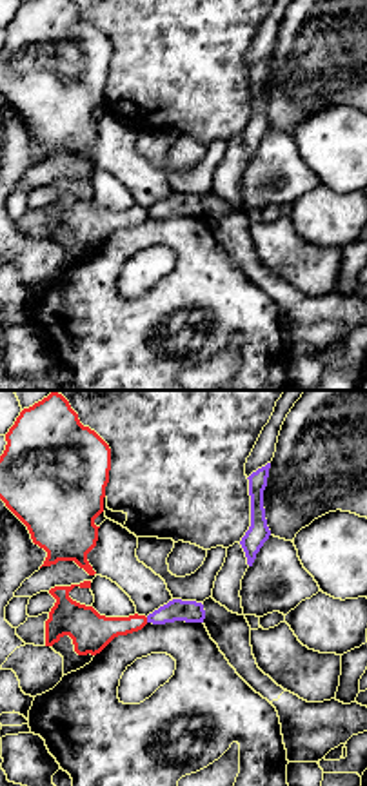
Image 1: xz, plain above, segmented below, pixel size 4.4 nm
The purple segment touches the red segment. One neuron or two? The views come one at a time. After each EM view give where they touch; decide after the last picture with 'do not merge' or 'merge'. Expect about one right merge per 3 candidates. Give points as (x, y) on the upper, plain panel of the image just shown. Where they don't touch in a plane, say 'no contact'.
contact (148, 213)

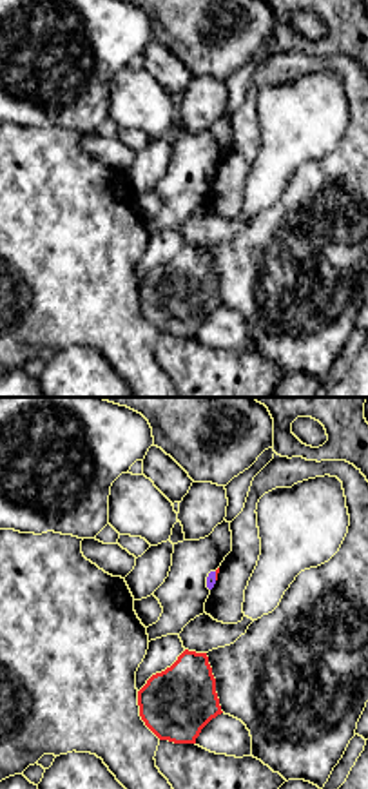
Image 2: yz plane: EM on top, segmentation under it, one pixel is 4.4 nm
contact (214, 169)

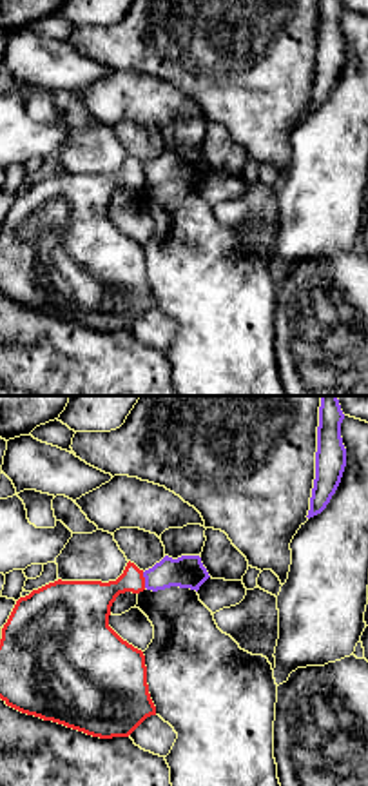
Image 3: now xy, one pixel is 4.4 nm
contact (145, 173)

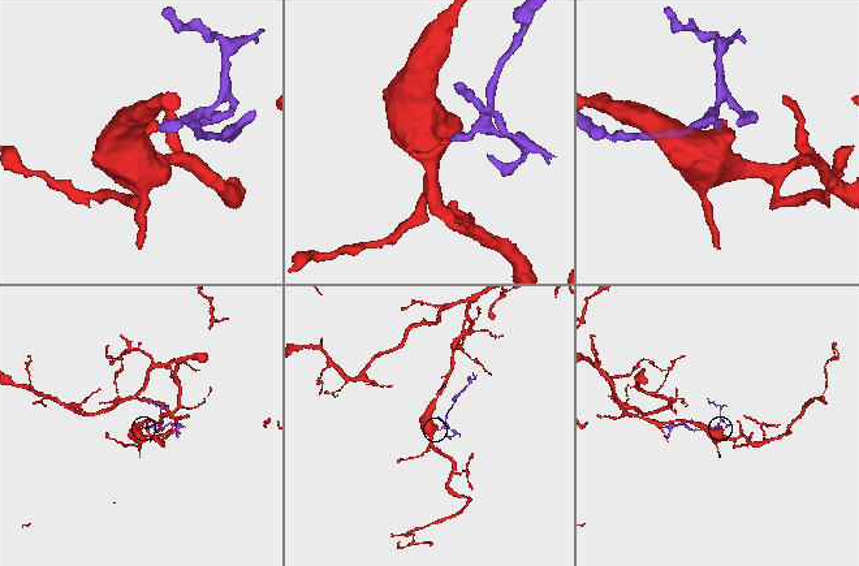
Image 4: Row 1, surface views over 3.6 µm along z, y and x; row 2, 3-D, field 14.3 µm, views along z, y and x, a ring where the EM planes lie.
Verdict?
do not merge

